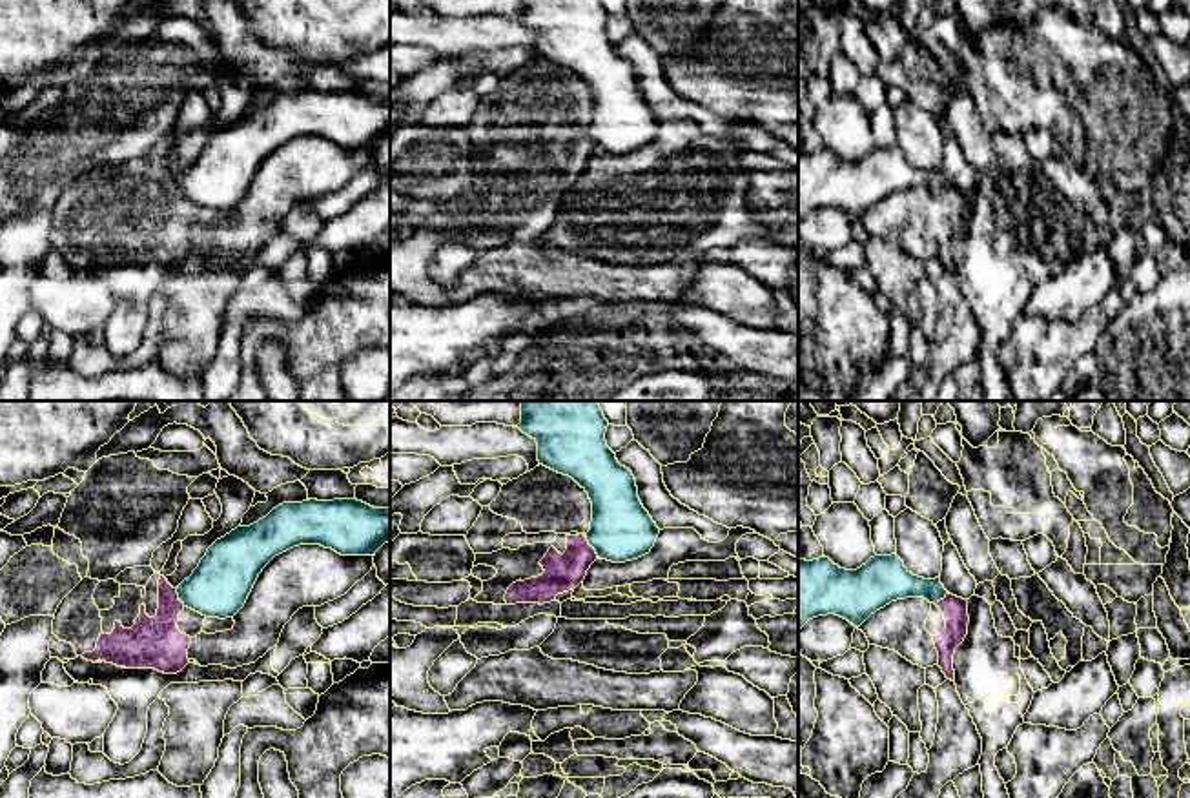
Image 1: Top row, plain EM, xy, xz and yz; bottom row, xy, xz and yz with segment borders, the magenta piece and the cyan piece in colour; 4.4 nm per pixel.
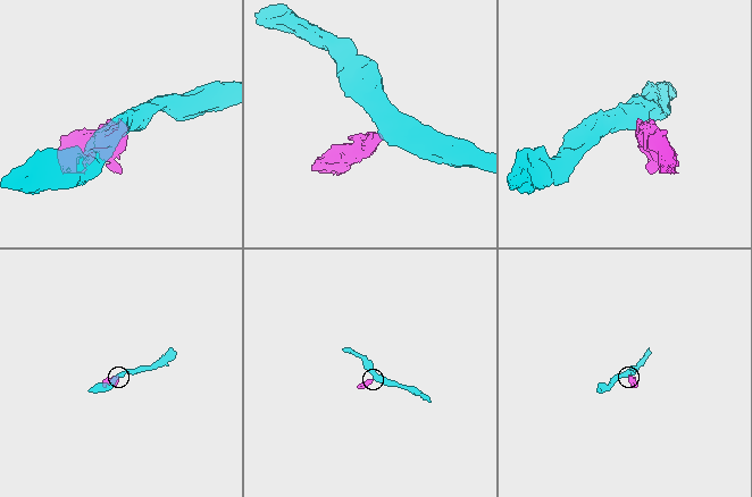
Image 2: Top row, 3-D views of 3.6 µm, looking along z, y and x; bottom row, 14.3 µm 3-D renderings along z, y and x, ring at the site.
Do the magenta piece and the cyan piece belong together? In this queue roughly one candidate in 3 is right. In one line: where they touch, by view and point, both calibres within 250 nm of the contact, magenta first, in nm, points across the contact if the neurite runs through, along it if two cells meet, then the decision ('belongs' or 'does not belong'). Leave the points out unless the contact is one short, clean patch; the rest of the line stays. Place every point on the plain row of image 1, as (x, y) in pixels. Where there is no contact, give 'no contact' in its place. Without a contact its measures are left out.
meets magenta in xz at (591, 139); 170 nm thick on the magenta side, 280 nm on the other; border along xz (584, 128), (598, 148); does not belong

